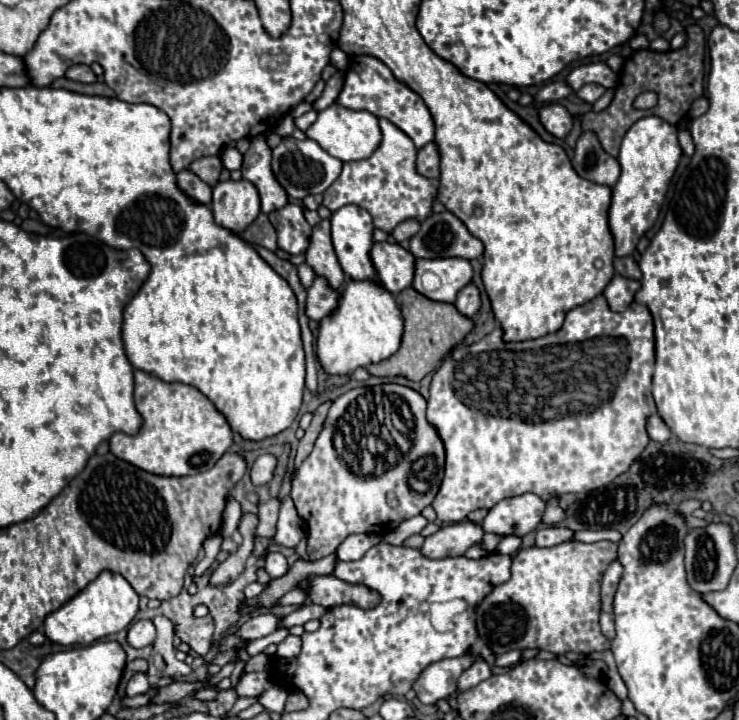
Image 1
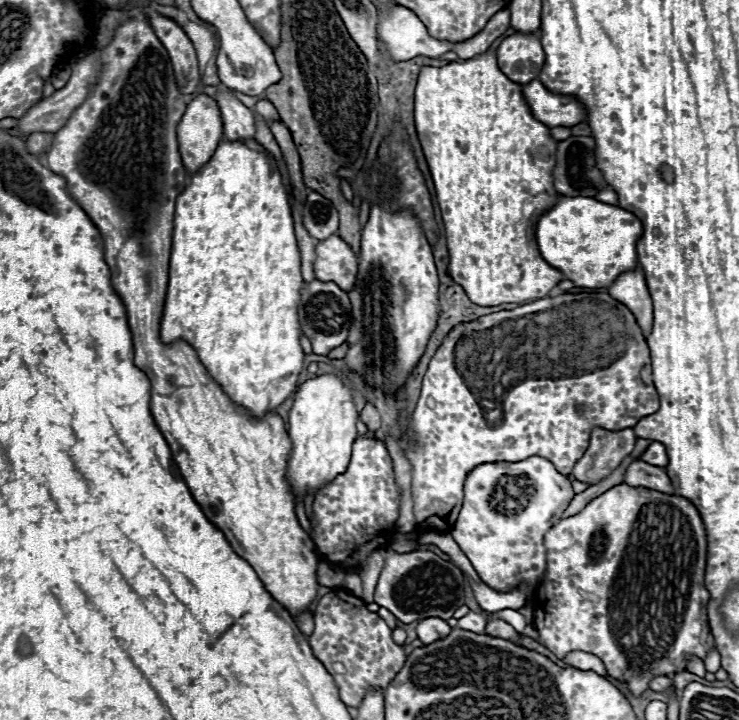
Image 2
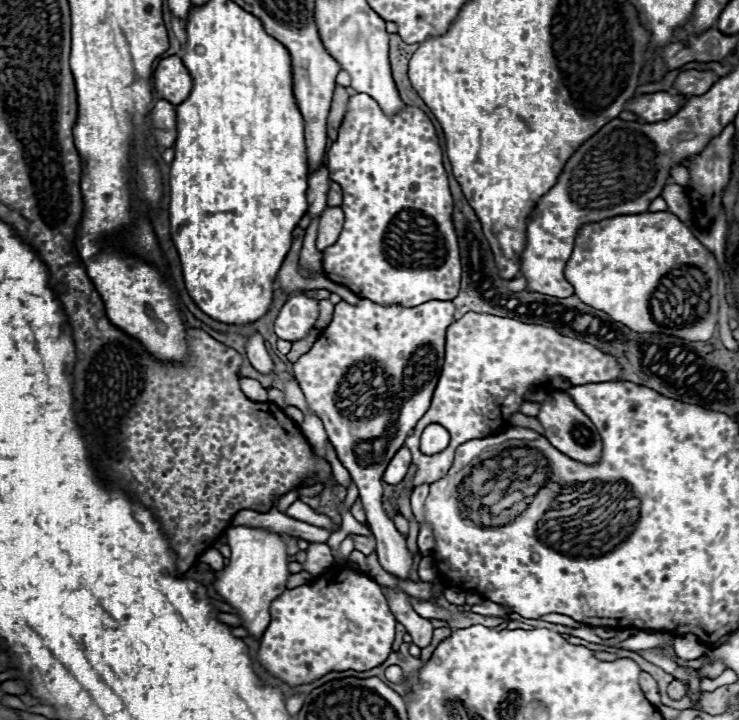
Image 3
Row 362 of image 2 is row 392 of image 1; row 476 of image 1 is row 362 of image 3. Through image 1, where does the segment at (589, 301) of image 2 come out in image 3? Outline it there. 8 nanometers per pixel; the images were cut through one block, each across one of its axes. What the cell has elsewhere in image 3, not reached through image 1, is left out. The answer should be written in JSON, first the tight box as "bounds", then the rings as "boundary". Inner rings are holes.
{"bounds":[406,312,620,488],"boundary":[[[468,312],[460,320],[452,322],[446,330],[444,366],[434,390],[432,406],[418,420],[414,434],[406,438],[406,448],[410,448],[412,462],[418,466],[412,488],[444,478],[452,466],[454,450],[460,444],[472,438],[486,438],[504,432],[510,426],[510,416],[520,410],[524,394],[538,388],[538,384],[544,384],[546,376],[564,376],[574,386],[610,382],[620,376],[620,366],[612,356],[598,348],[562,336],[546,326],[476,312]],[[428,424],[440,424],[452,436],[448,448],[440,454],[426,456],[420,452],[420,434]]]}

